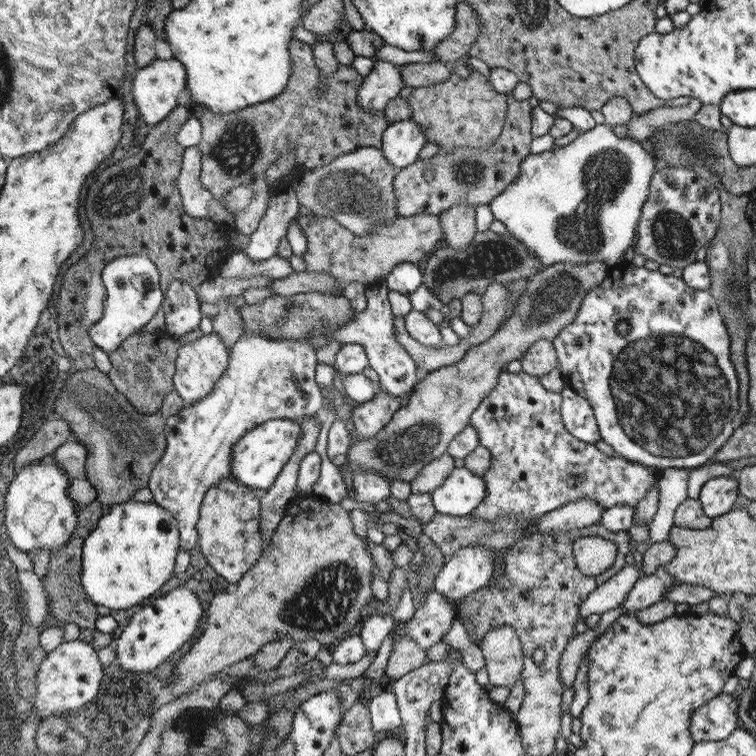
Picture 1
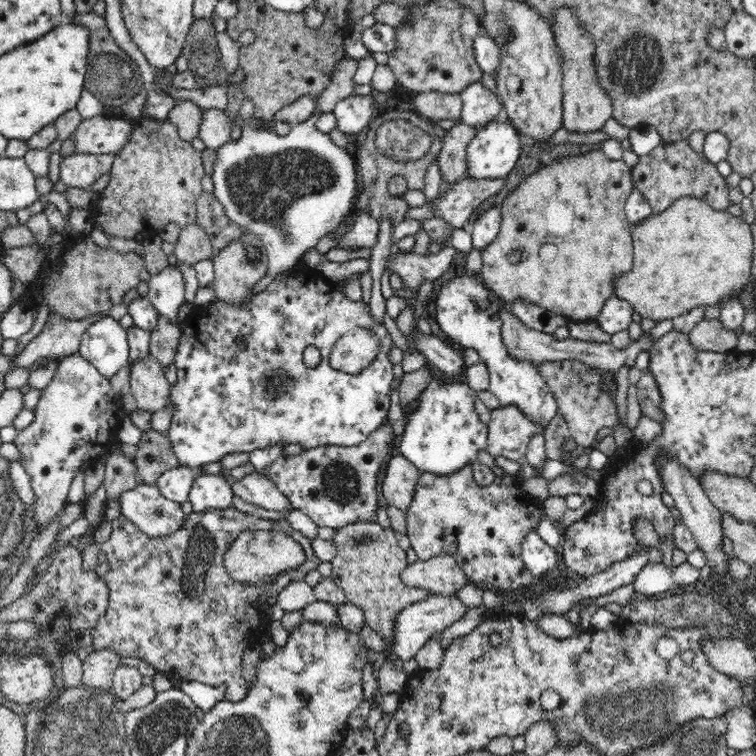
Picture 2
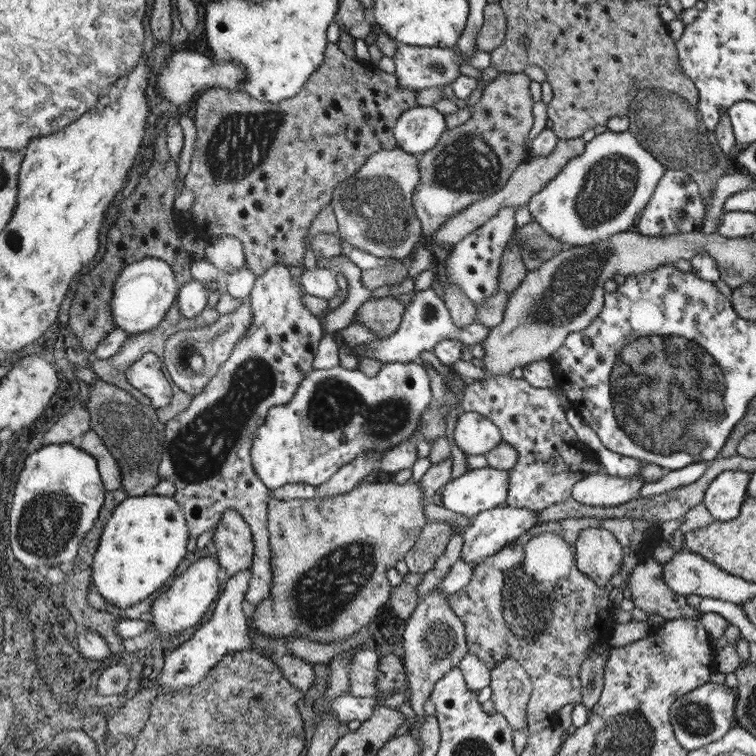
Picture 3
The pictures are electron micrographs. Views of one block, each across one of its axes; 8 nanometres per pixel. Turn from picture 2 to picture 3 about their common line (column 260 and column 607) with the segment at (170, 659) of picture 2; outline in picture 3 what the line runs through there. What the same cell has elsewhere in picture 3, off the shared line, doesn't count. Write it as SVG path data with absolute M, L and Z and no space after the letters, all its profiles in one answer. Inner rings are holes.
M573 518L535 524L529 532L525 532L529 538L543 532L555 532L571 548L579 540L579 532L603 528L609 530L623 548L621 568L603 588L595 586L593 580L581 572L575 572L573 562L571 568L561 568L561 574L553 568L553 580L545 582L547 590L555 590L557 586L557 598L551 602L551 618L545 624L541 624L541 582L535 580L523 566L517 566L515 558L515 552L525 550L525 540L503 546L495 556L489 556L483 564L477 564L469 584L447 598L449 608L465 626L465 642L469 652L479 656L481 662L489 664L489 668L495 668L507 658L515 658L529 674L533 690L525 708L527 736L551 726L549 718L553 718L561 706L579 704L577 666L585 658L589 644L595 644L609 632L611 614L605 610L609 606L607 592L623 588L629 582L629 572L639 562L645 562L645 552L651 552L657 540L661 540L657 524L659 522L645 518Z

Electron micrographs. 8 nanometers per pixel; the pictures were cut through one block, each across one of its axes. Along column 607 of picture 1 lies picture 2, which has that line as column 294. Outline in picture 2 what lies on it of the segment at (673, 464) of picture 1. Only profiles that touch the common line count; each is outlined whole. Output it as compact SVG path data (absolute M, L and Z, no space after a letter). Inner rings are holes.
M300 266L298 270L294 268L294 274L288 272L278 274L264 292L240 304L218 300L208 308L194 306L190 316L180 324L182 338L174 356L178 380L170 388L168 406L172 408L172 420L166 436L182 466L200 470L202 466L222 464L228 454L250 454L252 450L266 450L270 446L300 446L302 450L316 450L320 446L350 448L368 440L388 416L394 382L394 364L388 360L388 354L396 346L388 328L372 316L366 302L348 298L320 270ZM356 328L370 328L384 348L362 376L338 372L330 364L336 342ZM306 346L320 350L320 362L314 368L302 362Z

